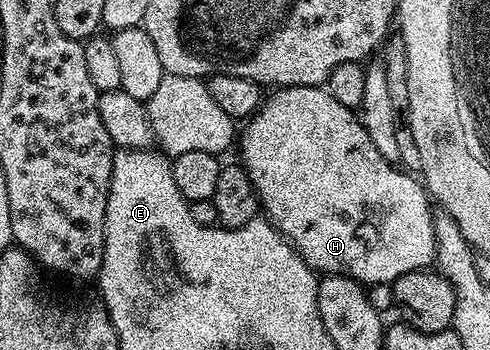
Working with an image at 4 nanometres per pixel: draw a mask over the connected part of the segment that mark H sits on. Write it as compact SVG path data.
M282 86L271 91L272 94L263 99L259 110L243 123L244 135L238 138L240 158L244 171L250 176L256 197L260 200L267 221L271 222L281 234L285 235L294 249L300 253L302 260L321 275L346 274L361 284L369 287L380 283L392 283L398 276L408 274L412 270L427 270L436 261L436 236L433 222L434 207L423 181L403 174L399 165L388 162L378 148L366 136L366 128L360 123L359 113L351 106L338 104L334 96L324 86Z

